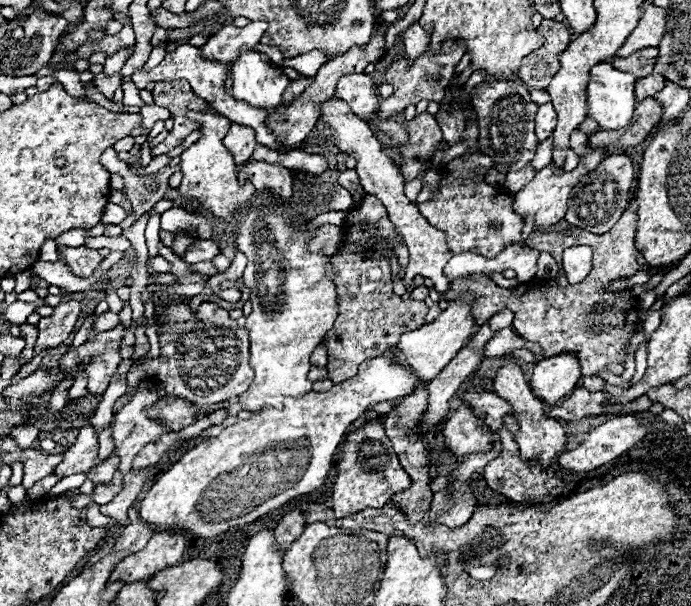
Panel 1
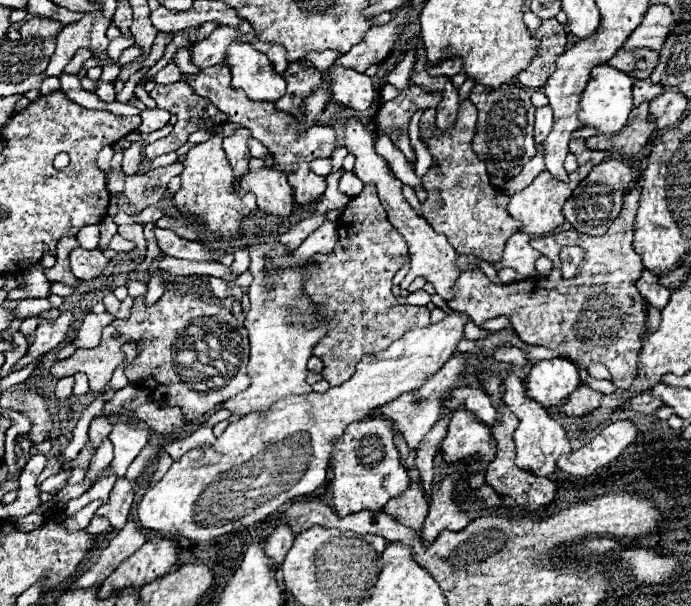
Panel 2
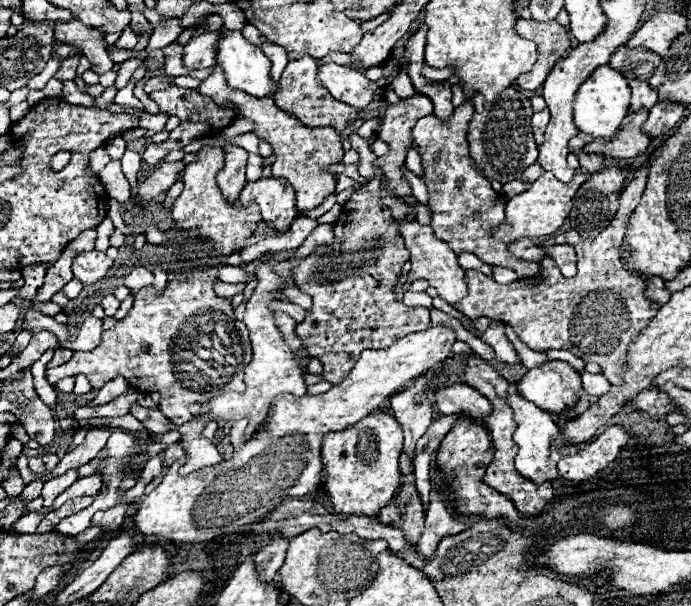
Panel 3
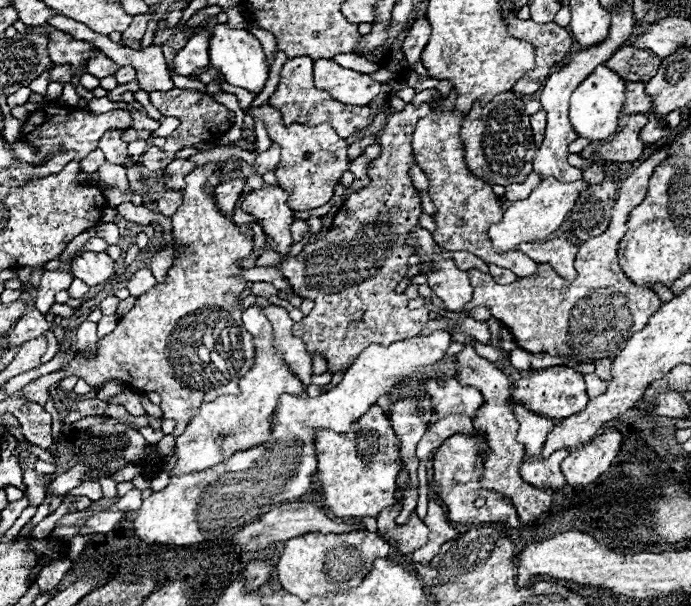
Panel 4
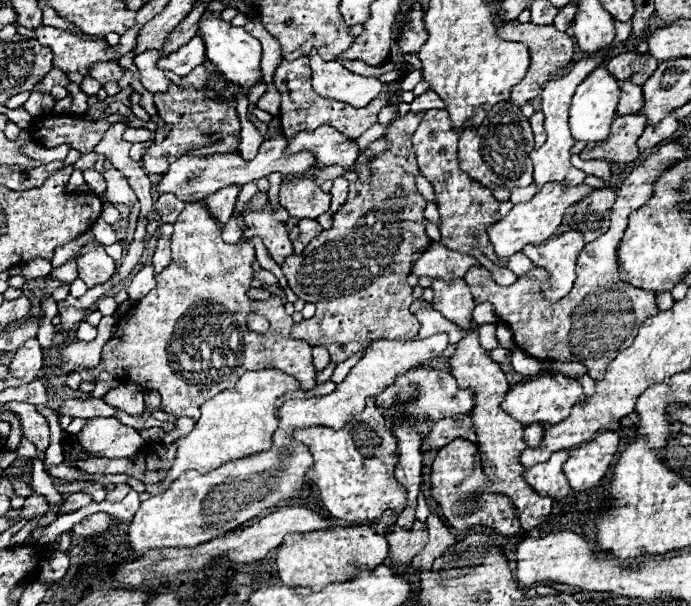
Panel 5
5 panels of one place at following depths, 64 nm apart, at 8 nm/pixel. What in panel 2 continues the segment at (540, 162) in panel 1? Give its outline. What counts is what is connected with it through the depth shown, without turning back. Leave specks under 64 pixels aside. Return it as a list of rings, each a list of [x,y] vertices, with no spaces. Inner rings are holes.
[[[544,144],[538,146],[538,154],[522,168],[522,172],[520,172],[516,178],[512,178],[512,180],[508,180],[508,182],[504,184],[504,192],[506,192],[508,196],[512,196],[514,192],[526,188],[542,170],[546,170],[546,166],[544,166]]]

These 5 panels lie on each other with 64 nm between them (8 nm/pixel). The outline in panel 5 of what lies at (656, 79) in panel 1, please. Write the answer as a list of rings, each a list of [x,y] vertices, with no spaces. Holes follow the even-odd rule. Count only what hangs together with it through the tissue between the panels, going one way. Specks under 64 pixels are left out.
[[[620,82],[622,84],[622,96],[618,102],[618,114],[636,114],[642,110],[644,96],[642,96],[642,86],[632,84],[632,82]]]

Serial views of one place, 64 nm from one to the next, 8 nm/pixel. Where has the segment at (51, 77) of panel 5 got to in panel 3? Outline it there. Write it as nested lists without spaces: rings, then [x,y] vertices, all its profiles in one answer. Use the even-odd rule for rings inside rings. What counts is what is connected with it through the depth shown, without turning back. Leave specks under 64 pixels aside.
[[[80,54],[78,56],[72,56],[70,60],[64,60],[62,62],[62,68],[56,72],[56,78],[58,80],[72,80],[72,78],[76,78],[76,66],[78,66],[78,62],[80,62]]]

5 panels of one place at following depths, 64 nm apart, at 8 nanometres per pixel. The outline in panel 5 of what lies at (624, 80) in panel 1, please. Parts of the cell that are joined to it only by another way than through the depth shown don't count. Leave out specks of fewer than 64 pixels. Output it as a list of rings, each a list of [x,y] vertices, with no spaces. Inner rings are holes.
[[[596,68],[582,84],[578,84],[572,104],[570,104],[570,130],[576,140],[584,142],[598,142],[606,140],[610,136],[610,126],[616,120],[616,106],[620,100],[620,82],[606,70],[606,68]]]

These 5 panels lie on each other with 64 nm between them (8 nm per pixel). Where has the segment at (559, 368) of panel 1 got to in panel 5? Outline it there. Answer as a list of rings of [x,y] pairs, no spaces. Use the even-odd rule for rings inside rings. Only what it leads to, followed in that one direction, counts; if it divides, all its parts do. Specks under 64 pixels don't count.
[[[538,374],[534,380],[522,380],[510,388],[506,394],[506,400],[502,402],[502,408],[514,416],[518,422],[532,424],[532,422],[542,422],[542,424],[558,424],[570,416],[572,408],[576,404],[582,404],[586,400],[586,394],[582,390],[580,378],[568,378],[562,374]]]

